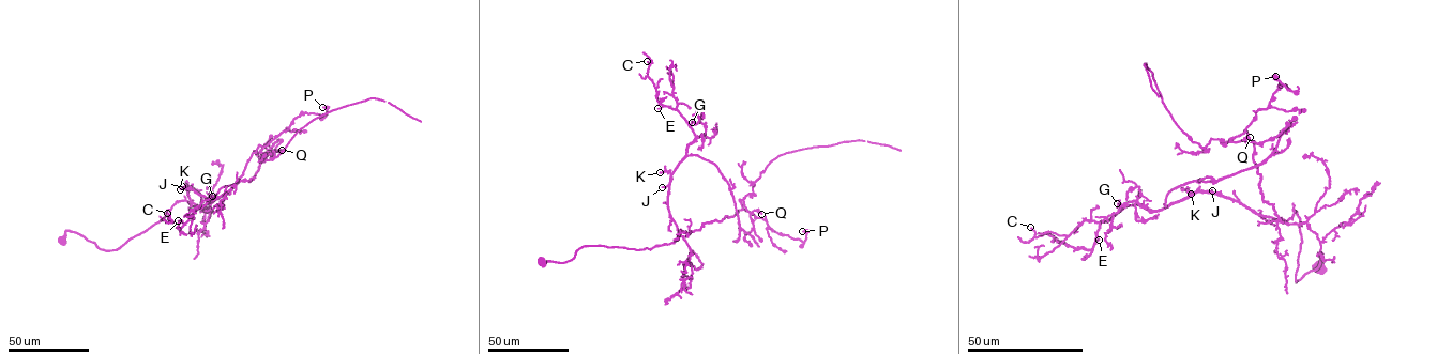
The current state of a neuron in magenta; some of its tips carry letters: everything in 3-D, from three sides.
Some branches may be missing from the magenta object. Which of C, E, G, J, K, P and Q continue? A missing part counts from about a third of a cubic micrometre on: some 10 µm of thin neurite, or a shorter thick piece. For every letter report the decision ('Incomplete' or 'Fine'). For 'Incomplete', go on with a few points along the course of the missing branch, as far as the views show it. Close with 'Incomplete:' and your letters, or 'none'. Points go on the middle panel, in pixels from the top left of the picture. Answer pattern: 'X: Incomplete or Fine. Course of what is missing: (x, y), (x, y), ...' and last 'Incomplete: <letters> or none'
C: Fine
E: Fine
G: Fine
J: Incomplete. Course of what is missing: (662, 187), (648, 187), (629, 170)
K: Fine
P: Fine
Q: Fine
Incomplete: J

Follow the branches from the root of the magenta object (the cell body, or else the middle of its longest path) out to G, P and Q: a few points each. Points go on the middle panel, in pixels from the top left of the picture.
G: (542, 262), (566, 262), (586, 245), (674, 243), (670, 175), (694, 139), (692, 122)
P: (542, 262), (566, 262), (586, 245), (643, 249), (669, 244), (742, 209), (778, 233), (804, 242), (802, 231)
Q: (542, 262), (566, 262), (586, 245), (669, 244), (732, 216), (741, 200), (761, 214)

